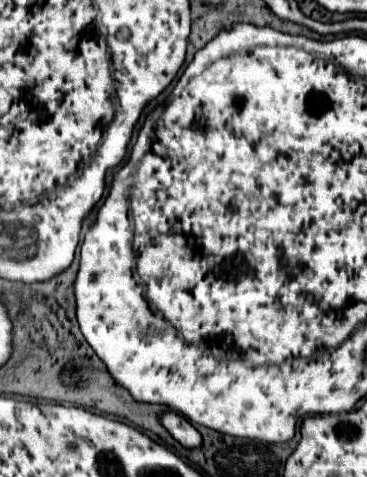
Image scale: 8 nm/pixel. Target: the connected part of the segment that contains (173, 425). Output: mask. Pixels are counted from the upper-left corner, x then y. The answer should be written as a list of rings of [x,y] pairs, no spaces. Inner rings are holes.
[[[166,412],[166,414],[162,414],[162,424],[166,426],[166,430],[182,444],[182,446],[186,446],[186,448],[196,448],[196,446],[200,446],[202,444],[202,436],[200,436],[200,432],[188,422],[188,420],[184,420],[180,414],[176,414],[176,412]]]

